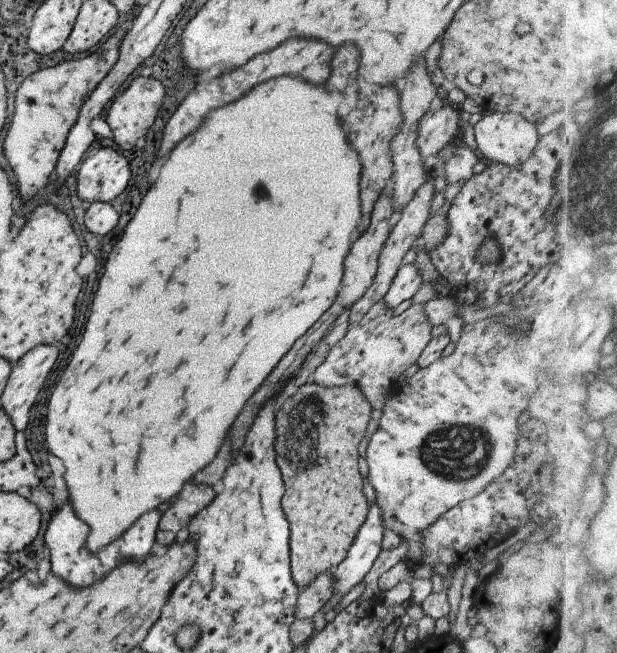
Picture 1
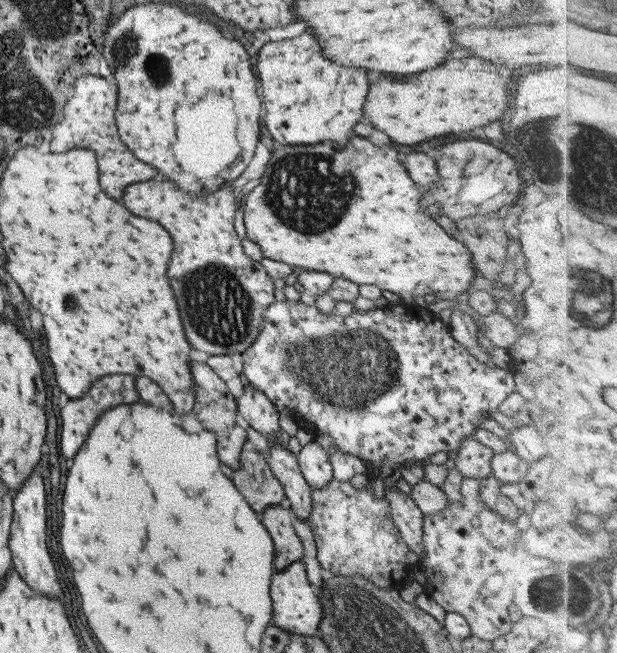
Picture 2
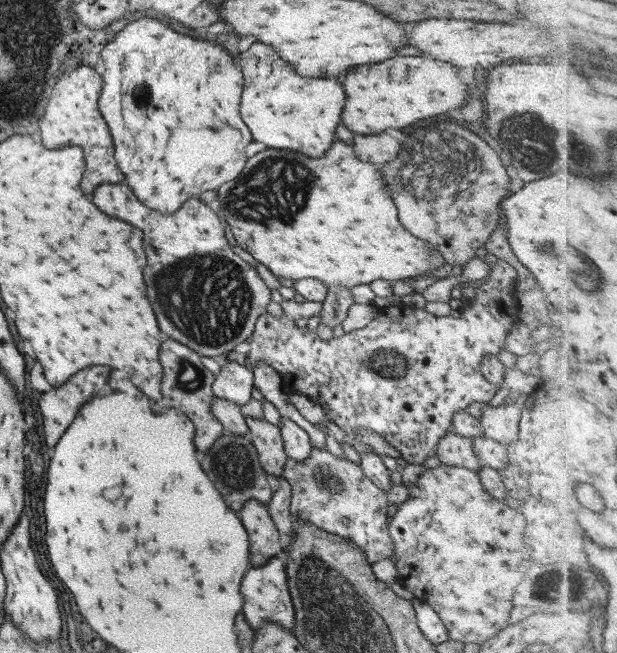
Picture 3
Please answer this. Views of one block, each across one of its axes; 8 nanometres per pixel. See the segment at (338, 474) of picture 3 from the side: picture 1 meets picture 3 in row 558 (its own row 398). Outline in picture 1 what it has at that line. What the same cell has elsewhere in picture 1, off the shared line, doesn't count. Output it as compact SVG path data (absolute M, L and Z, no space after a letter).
M383 300L378 301L358 324L350 325L345 337L330 349L326 360L314 371L310 381L325 386L358 385L371 404L378 404L378 408L382 408L385 405L384 394L389 392L392 384L396 384L396 380L417 362L426 345L432 340L430 331L433 326L428 321L424 306L424 303L412 303L402 314L394 316L393 310L387 307Z

